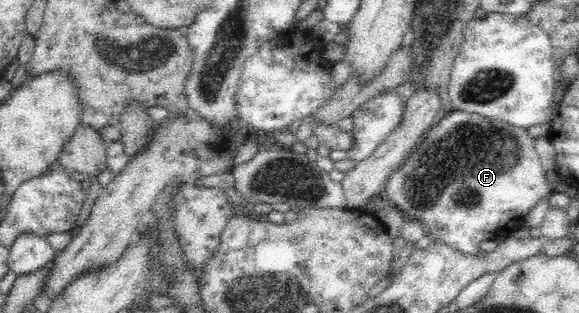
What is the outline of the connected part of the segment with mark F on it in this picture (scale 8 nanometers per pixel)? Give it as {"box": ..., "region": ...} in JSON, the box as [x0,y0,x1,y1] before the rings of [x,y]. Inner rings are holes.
{"box":[382,110,556,255],"region":[[[451,110],[447,114],[440,116],[434,123],[426,130],[421,138],[419,146],[410,154],[408,159],[400,165],[400,167],[391,173],[389,179],[385,182],[385,190],[382,196],[387,196],[387,203],[393,204],[399,211],[403,212],[405,217],[417,219],[423,225],[429,228],[432,234],[433,241],[445,243],[449,247],[467,255],[478,255],[480,252],[480,244],[483,241],[497,240],[499,238],[506,238],[513,232],[522,227],[525,222],[525,217],[529,214],[538,201],[551,198],[556,192],[555,184],[550,184],[548,177],[550,175],[543,170],[541,158],[535,151],[534,138],[527,133],[527,129],[513,126],[512,124],[503,122],[499,119],[487,118],[472,112],[465,112],[460,110]]]}

